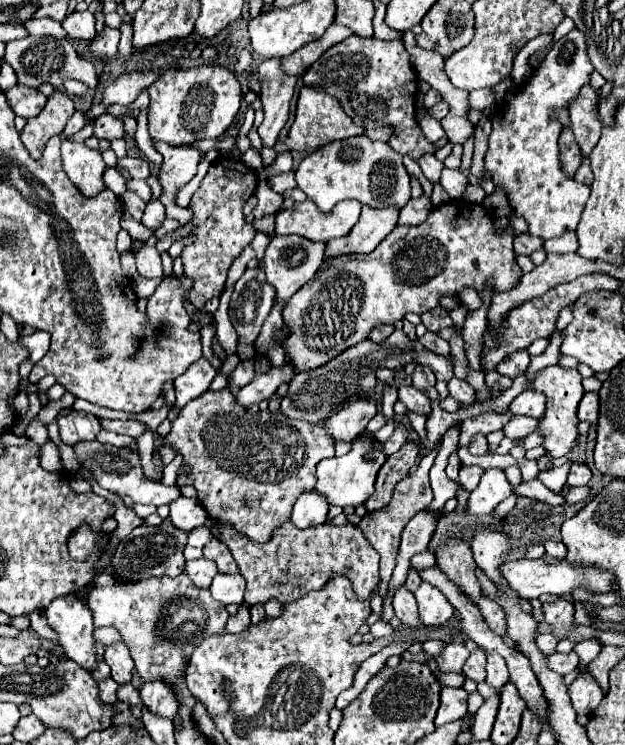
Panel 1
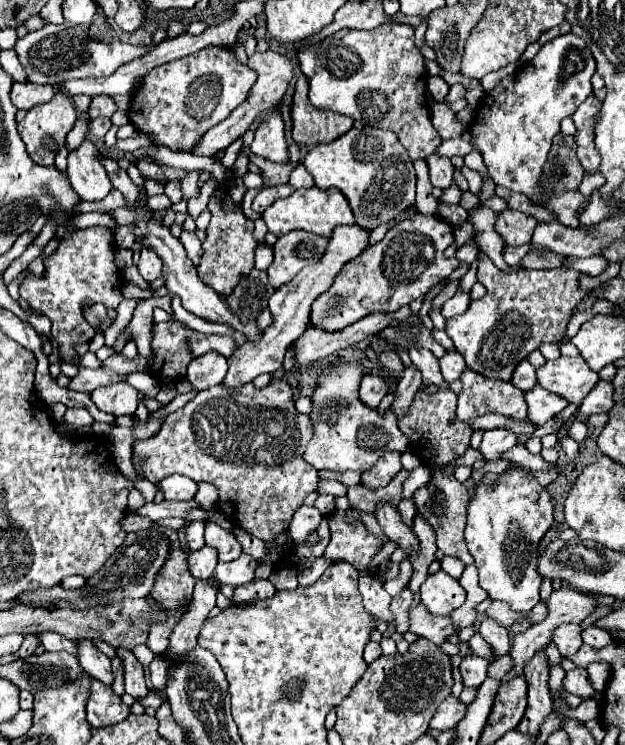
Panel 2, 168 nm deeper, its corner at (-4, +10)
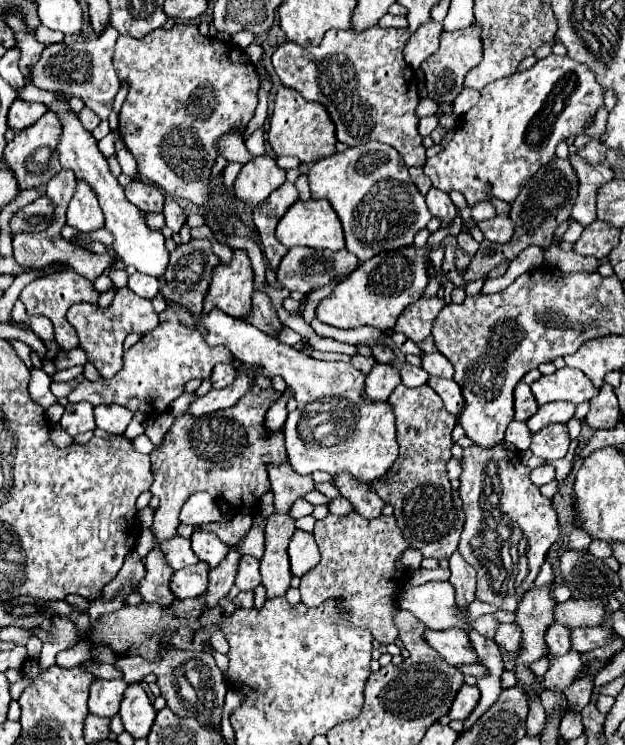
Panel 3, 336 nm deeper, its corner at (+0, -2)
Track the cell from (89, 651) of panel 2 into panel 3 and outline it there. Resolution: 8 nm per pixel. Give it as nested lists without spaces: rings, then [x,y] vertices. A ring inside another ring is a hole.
[[[95,678],[91,682],[91,696],[89,696],[89,712],[97,716],[115,716],[119,712],[119,704],[127,682],[123,680],[103,680]]]

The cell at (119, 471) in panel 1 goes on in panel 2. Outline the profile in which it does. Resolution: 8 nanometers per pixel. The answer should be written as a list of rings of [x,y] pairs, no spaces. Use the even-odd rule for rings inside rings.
[[[181,474],[165,478],[163,482],[159,482],[159,486],[165,494],[165,500],[193,500],[197,492],[197,482]]]

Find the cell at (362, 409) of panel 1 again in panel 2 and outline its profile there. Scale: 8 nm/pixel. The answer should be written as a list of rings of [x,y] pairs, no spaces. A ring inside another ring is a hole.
[[[365,374],[363,376],[359,394],[361,394],[361,400],[369,408],[377,408],[387,392],[389,392],[389,384],[385,382],[385,378],[381,374]]]

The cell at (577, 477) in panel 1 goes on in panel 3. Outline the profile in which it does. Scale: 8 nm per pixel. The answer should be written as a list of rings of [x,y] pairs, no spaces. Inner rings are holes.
[[[551,424],[541,432],[533,434],[531,452],[547,462],[559,460],[569,450],[569,432],[565,424]]]

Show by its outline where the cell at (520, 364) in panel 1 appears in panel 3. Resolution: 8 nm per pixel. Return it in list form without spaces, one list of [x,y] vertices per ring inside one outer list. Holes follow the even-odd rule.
[[[521,380],[515,386],[515,420],[527,420],[537,412],[539,404],[535,402],[531,388]]]

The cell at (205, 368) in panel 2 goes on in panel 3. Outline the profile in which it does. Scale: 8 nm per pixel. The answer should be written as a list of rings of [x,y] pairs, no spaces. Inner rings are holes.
[[[217,364],[211,372],[211,378],[213,382],[213,388],[223,388],[227,384],[231,384],[231,380],[235,380],[235,368],[233,364]]]

